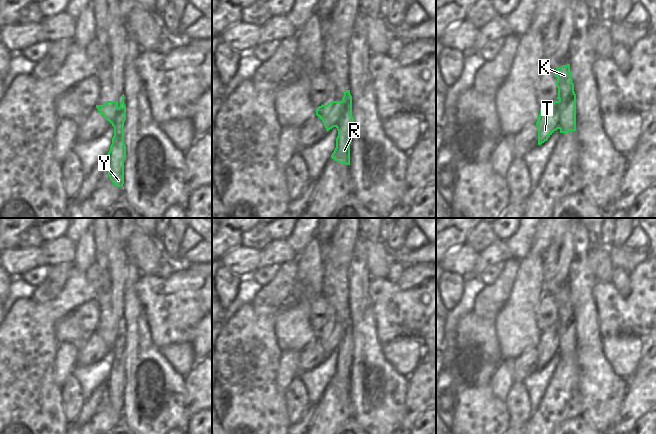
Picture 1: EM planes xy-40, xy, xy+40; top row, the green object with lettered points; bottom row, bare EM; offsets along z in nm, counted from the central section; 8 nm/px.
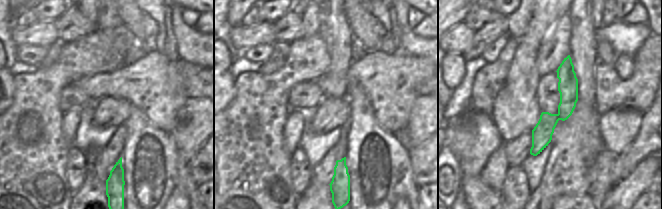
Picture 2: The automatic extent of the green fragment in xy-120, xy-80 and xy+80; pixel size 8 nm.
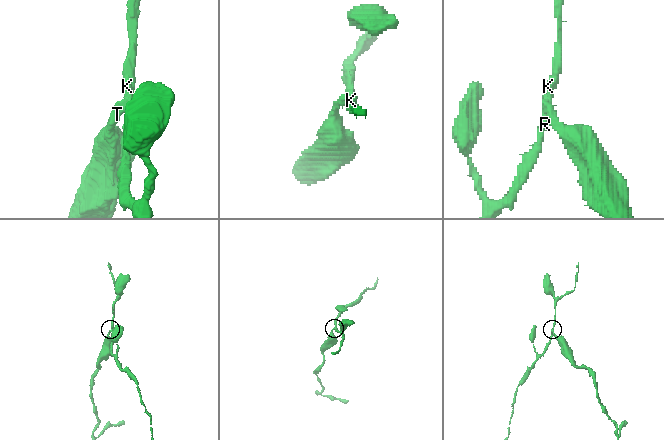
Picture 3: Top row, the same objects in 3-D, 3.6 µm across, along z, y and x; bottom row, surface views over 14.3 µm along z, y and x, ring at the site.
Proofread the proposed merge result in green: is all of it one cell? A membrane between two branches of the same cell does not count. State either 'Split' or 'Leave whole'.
Split

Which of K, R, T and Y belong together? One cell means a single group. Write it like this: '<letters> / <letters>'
K R Y / T

